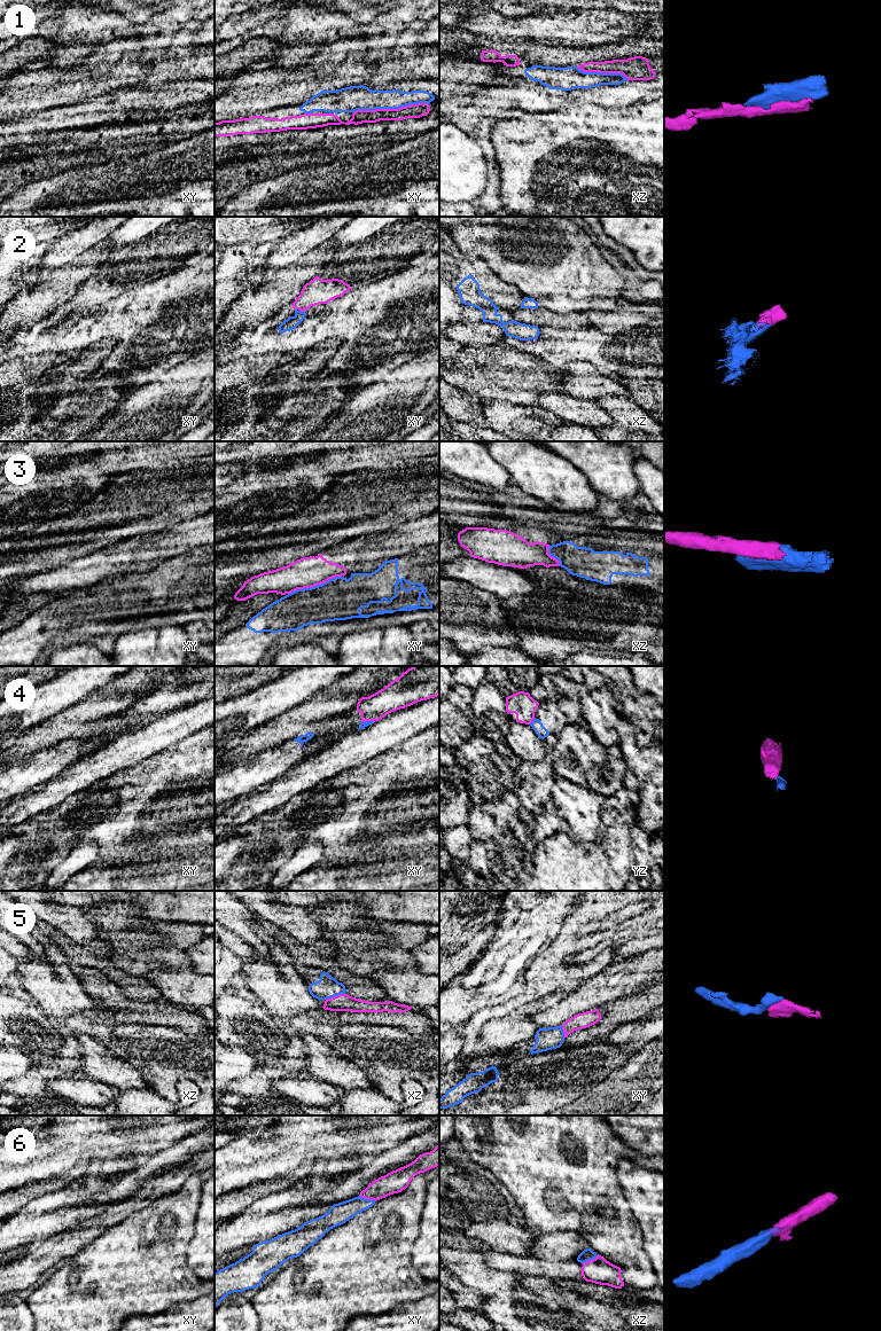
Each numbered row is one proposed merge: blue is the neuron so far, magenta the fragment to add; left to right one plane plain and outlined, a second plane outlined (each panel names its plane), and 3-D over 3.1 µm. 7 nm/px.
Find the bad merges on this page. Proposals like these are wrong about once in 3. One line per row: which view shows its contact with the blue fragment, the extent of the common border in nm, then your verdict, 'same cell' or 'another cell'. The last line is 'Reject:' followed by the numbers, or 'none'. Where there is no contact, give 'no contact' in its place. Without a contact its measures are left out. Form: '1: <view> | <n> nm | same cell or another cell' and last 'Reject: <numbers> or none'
1: xy | 550 nm | same cell
2: xy | 40 nm | same cell
3: xy | 400 nm | another cell
4: yz | 60 nm | another cell
5: xz | 140 nm | same cell
6: xy | 130 nm | same cell
Reject: 3, 4

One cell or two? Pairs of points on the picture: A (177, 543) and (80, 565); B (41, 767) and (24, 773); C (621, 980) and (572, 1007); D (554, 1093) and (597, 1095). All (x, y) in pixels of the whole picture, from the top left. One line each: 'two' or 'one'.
A: one
B: one
C: one
D: two

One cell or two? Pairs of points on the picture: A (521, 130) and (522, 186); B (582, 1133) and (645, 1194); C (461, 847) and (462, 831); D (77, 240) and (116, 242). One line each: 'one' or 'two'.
A: one
B: two
C: one
D: two

